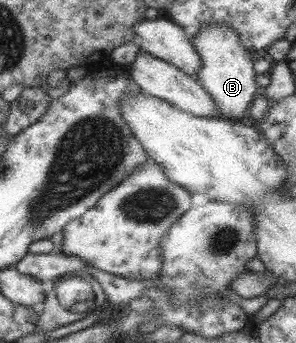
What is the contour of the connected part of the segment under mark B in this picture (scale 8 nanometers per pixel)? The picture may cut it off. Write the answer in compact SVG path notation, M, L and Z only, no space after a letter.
M226 23L205 24L191 38L193 47L201 59L201 67L197 70L195 77L198 78L203 89L209 92L211 99L215 100L220 117L241 121L248 115L257 95L262 92L255 83L253 53L239 42L239 34Z

